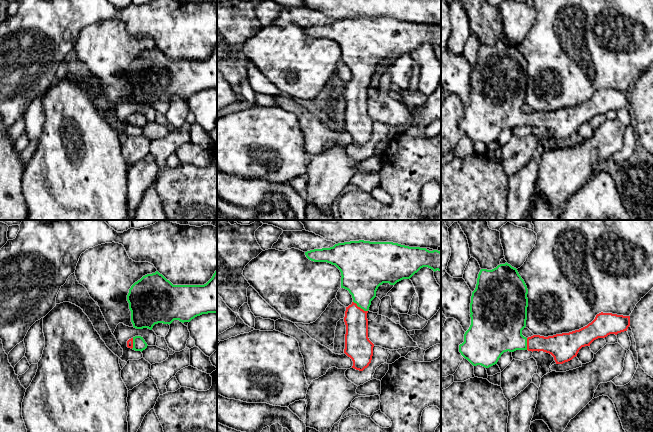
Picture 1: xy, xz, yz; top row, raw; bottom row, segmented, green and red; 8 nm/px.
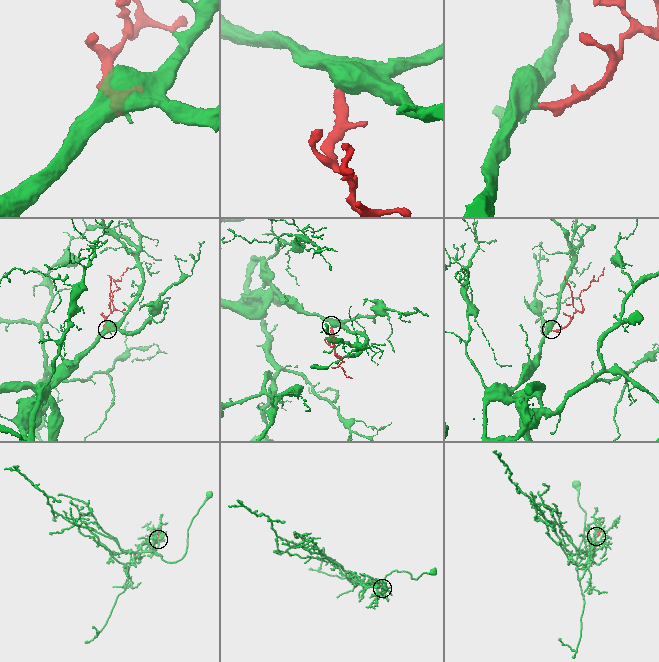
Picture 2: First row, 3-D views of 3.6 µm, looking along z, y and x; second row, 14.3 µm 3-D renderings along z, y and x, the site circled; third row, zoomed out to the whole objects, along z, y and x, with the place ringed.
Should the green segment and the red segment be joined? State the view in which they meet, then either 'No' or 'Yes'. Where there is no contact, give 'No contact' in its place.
Touches green in xz. Yes

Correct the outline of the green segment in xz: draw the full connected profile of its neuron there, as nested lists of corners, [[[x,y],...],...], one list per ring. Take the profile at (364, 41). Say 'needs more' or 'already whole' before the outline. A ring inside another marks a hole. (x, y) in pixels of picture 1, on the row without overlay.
needs more; [[[350,17],[335,20],[330,24],[314,25],[305,28],[314,38],[327,38],[335,41],[341,48],[341,64],[349,67],[353,78],[346,83],[344,98],[346,101],[344,129],[353,137],[352,144],[363,147],[369,142],[373,132],[374,120],[368,114],[367,89],[376,67],[383,59],[395,61],[403,55],[410,55],[421,44],[428,43],[441,47],[441,28],[426,24],[409,23],[393,18]]]

